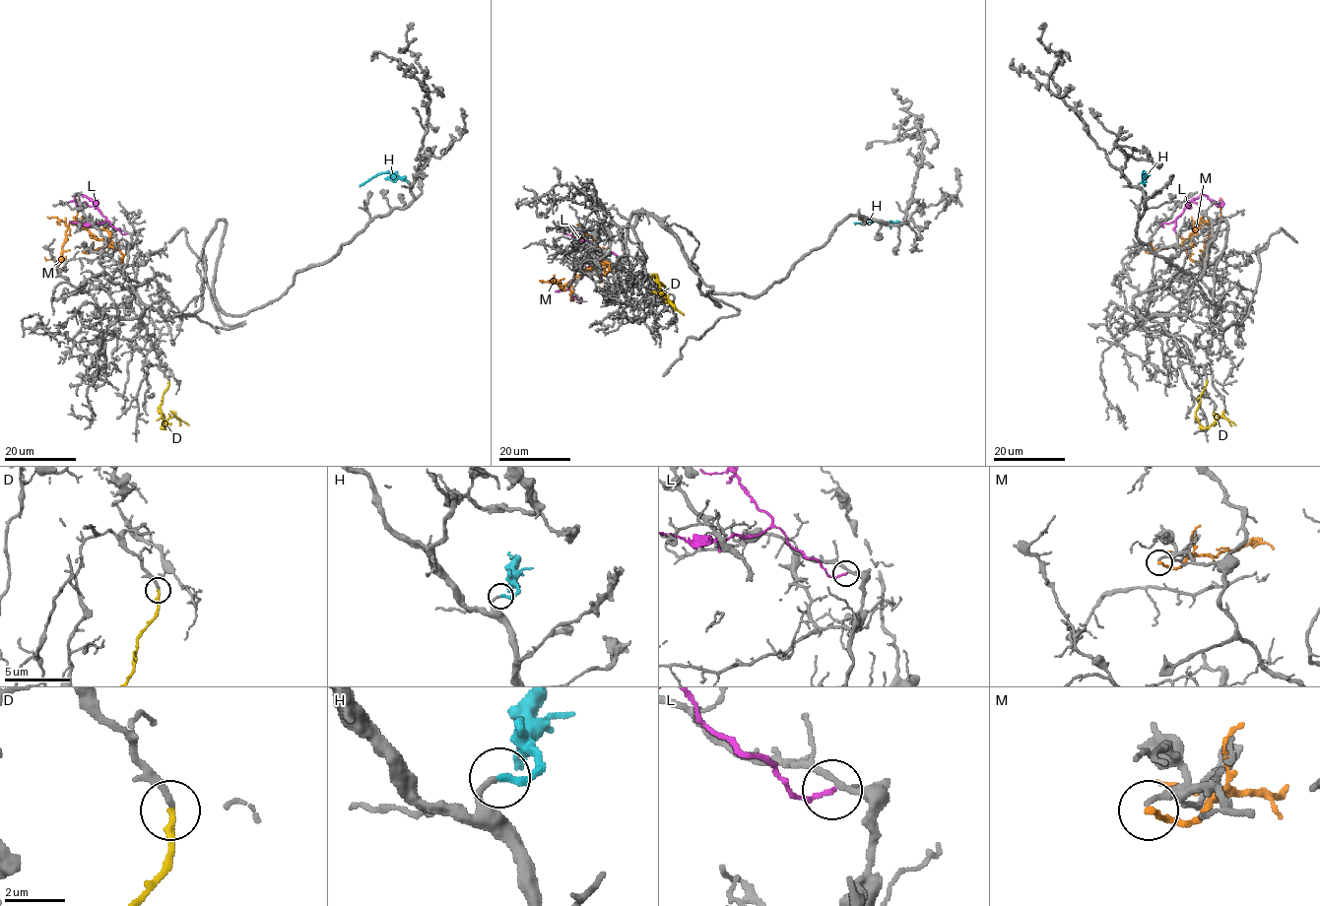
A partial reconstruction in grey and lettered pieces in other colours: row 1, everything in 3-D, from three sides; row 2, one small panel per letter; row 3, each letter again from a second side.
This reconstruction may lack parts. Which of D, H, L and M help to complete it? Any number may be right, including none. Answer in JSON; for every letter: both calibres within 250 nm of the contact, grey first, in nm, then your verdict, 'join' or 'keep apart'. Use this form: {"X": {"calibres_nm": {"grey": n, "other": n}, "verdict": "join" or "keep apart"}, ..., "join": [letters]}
{"D": {"calibres_nm": {"grey": 220, "other": 240}, "verdict": "join"}, "H": {"calibres_nm": {"grey": 240, "other": 240}, "verdict": "join"}, "L": {"calibres_nm": {"grey": 200, "other": 150}, "verdict": "keep apart"}, "M": {"calibres_nm": {"grey": 150, "other": 180}, "verdict": "keep apart"}, "join": ["D", "H"]}

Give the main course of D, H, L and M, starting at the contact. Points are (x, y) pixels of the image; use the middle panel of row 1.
D: (663, 286), (655, 275), (660, 293), (683, 315)
H: (904, 220), (900, 224), (854, 223)
L: (621, 258), (610, 252), (602, 254), (572, 283), (570, 293), (580, 302), (582, 299)
M: (577, 224), (601, 250), (603, 261), (561, 288), (557, 283), (539, 281)

